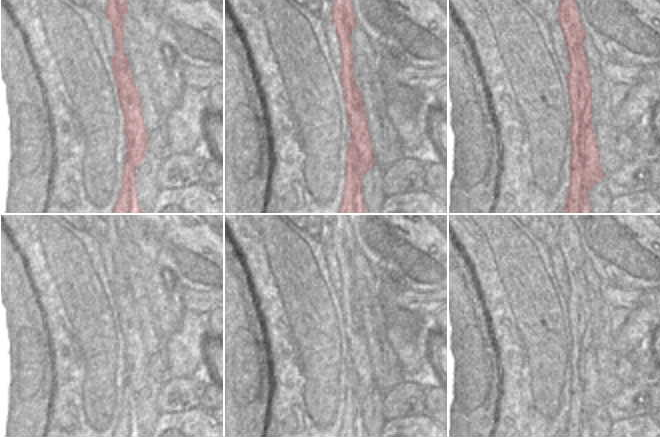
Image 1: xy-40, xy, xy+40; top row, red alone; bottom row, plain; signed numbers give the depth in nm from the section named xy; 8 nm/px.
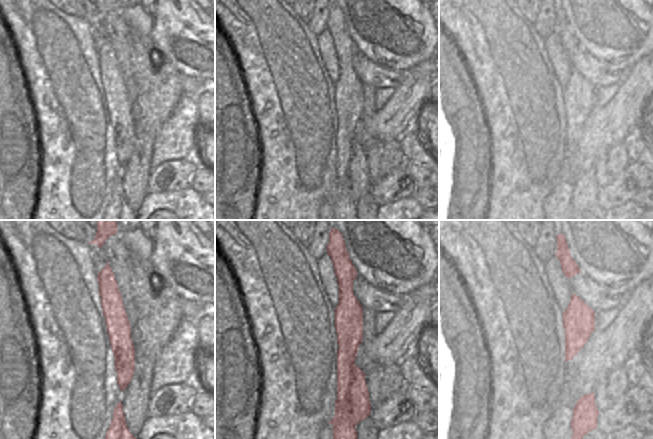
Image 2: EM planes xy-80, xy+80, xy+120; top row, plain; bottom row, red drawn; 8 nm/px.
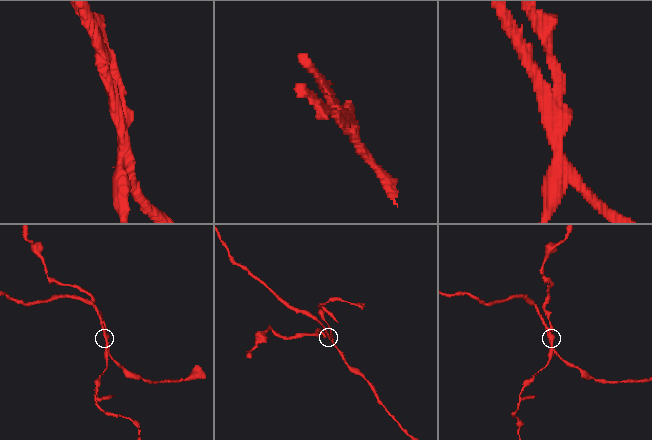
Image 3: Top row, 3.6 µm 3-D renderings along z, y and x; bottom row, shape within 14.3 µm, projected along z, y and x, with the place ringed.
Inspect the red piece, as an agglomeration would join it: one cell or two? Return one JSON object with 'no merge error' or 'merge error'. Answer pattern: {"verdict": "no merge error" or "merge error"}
{"verdict": "merge error"}

